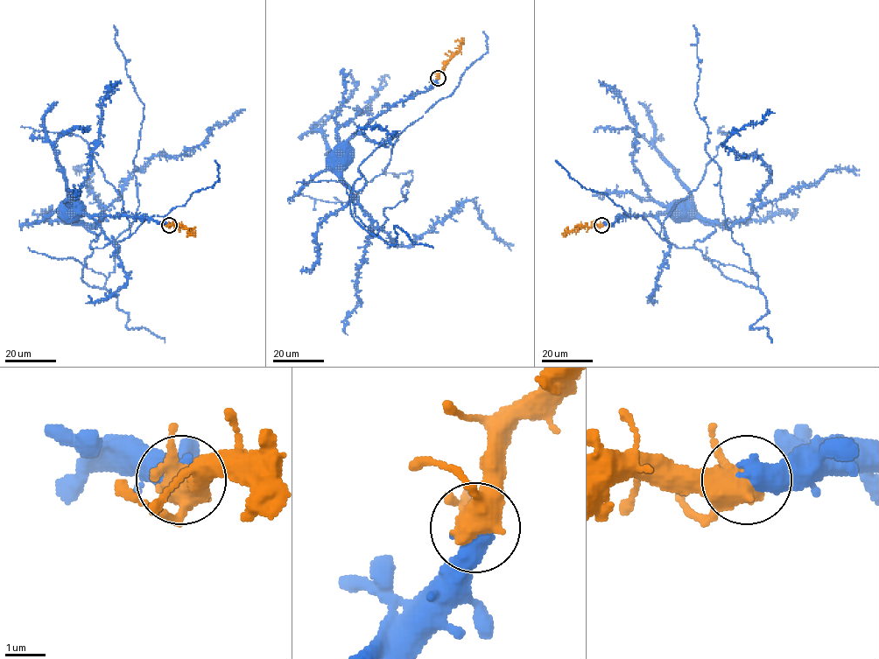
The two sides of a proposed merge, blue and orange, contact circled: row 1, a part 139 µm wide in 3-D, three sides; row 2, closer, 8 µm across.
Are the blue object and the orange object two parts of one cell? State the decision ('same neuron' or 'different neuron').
same neuron

